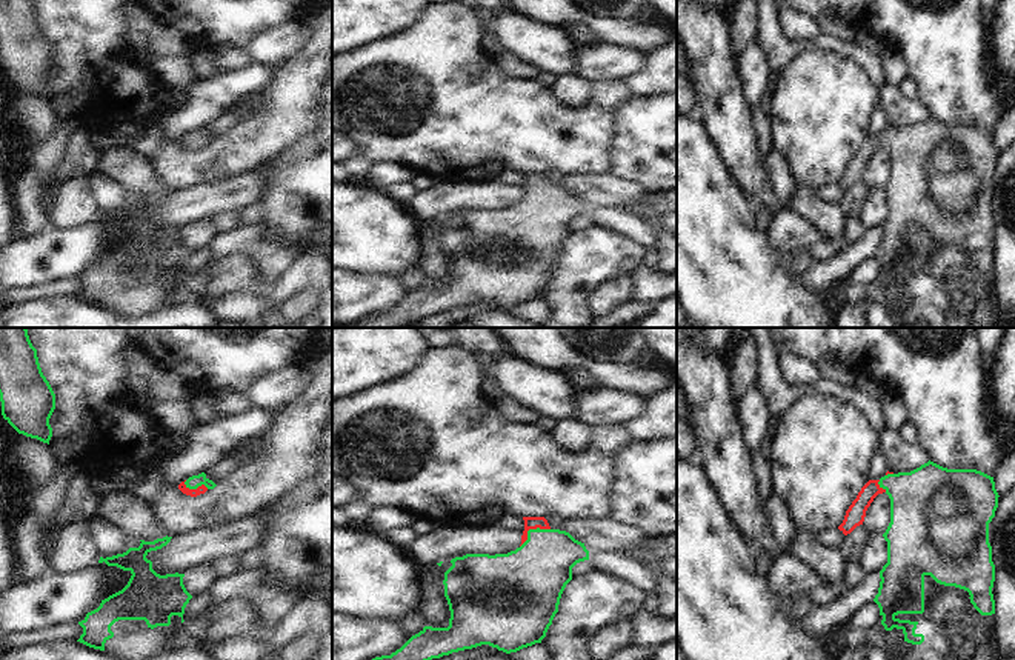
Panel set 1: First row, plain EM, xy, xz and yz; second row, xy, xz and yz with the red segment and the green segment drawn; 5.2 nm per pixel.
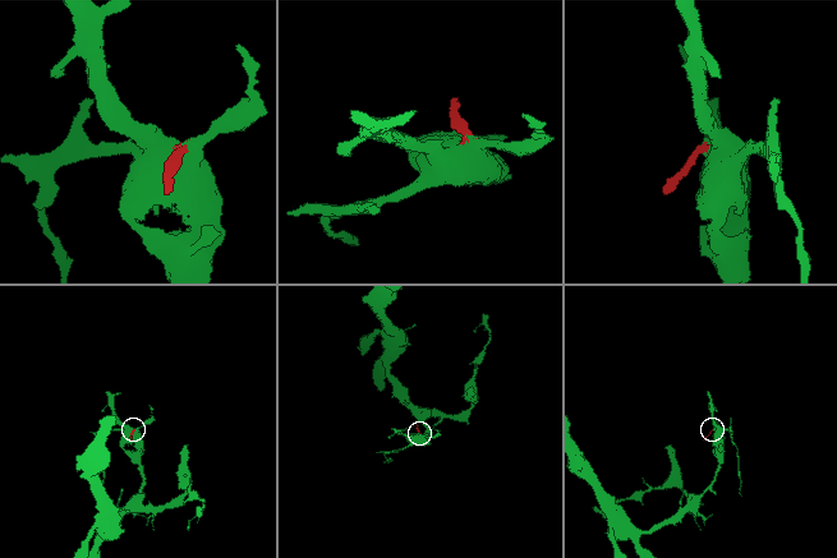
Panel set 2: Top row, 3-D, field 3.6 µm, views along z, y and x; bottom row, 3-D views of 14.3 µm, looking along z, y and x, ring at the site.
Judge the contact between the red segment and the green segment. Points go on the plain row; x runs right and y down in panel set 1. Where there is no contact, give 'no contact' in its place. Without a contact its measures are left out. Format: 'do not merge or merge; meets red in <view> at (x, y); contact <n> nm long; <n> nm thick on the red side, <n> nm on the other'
merge; meets red in xz at (531, 183); contact 190 nm long; 60 nm thick on the red side, 340 nm on the other

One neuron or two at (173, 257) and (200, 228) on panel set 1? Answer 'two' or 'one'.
two

